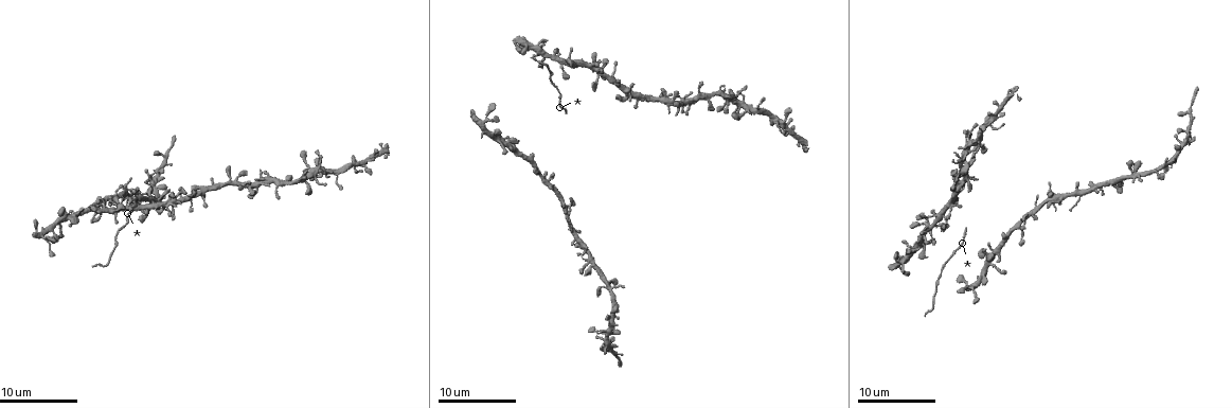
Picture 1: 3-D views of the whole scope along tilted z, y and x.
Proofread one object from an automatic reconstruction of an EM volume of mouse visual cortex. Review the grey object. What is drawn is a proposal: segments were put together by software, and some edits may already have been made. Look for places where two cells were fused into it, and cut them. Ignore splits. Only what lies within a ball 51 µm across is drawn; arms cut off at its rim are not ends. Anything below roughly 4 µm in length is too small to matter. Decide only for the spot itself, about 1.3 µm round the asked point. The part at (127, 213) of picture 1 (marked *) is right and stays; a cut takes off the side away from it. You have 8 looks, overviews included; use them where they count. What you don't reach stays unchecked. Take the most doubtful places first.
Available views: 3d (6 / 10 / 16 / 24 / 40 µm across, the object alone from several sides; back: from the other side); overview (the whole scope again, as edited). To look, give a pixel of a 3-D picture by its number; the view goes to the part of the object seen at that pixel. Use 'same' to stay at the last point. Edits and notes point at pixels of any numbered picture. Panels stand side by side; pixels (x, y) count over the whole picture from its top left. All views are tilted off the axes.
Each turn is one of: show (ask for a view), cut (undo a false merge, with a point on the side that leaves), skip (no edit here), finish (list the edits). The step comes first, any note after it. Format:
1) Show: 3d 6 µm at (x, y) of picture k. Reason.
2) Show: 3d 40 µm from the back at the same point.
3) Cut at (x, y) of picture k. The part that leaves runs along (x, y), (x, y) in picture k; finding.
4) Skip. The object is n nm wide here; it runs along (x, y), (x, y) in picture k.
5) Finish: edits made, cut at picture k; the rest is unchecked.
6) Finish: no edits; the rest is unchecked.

Show: 3d 10 µm at (73, 213) of picture 1. Looks like a crossing.

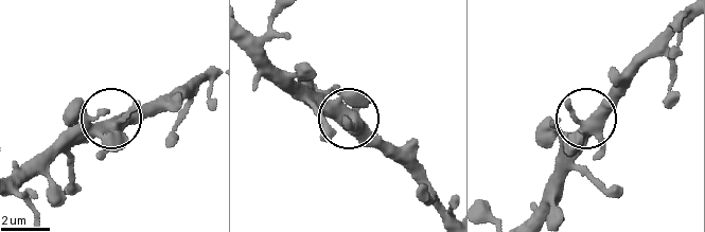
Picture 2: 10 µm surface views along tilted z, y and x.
Skip. All the same cell.

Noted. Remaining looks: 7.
Show: 3d 10 µm at (142, 205) of picture 1. Four or more arms meet.

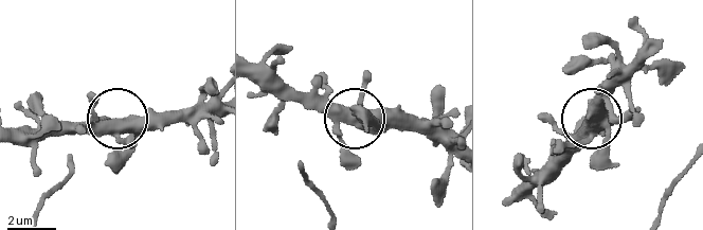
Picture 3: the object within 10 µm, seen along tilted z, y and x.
Skip. 4 arms meet here; all the same cell.

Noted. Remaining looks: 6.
Show: 3d 6 µm at (126, 220) of picture 1.

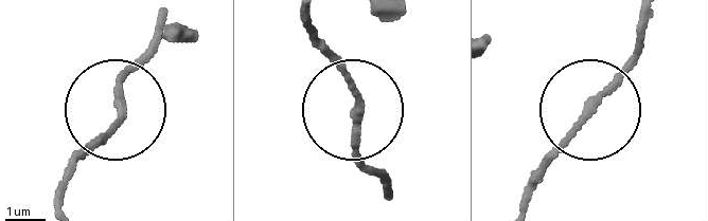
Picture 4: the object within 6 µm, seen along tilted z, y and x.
Show: 3d 6 µm from the back at (121, 108) of picture 4.

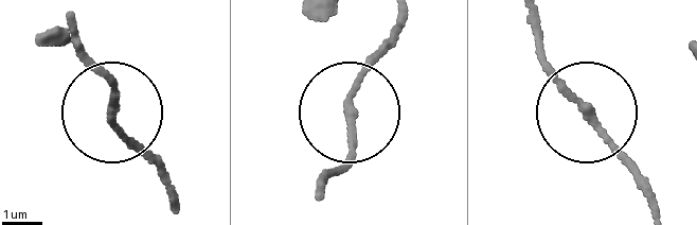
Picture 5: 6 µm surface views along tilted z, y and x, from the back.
Skip. It runs along (113, 78), (118, 127), (153, 158) in picture 5; continuous, no second cell.

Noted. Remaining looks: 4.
Show: 3d 6 µm at (319, 166) of picture 1. Looks like a crossing.

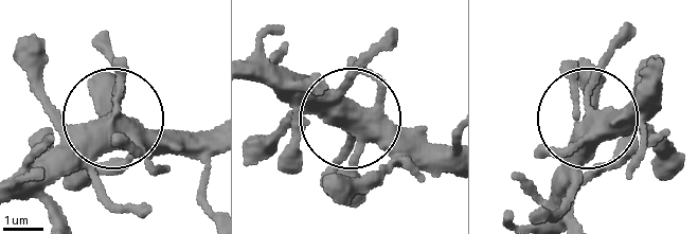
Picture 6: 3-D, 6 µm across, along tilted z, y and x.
Skip. Continuous, no second cell.

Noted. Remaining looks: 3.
Finish: no edits; the rest is unchecked.

